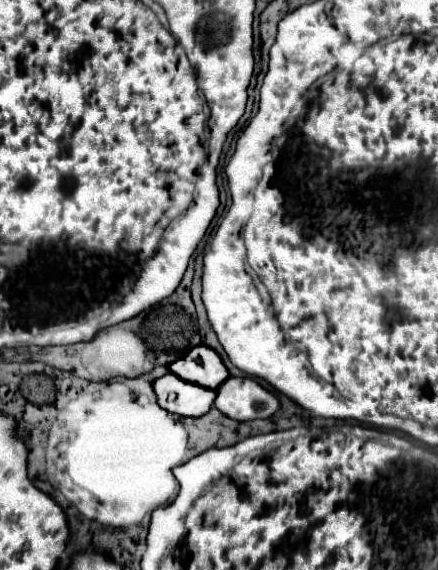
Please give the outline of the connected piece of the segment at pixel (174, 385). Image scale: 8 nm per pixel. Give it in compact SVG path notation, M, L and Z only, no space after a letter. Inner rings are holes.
M171 372L153 382L153 392L157 396L157 404L167 412L195 418L209 412L217 394L215 390L183 382Z

